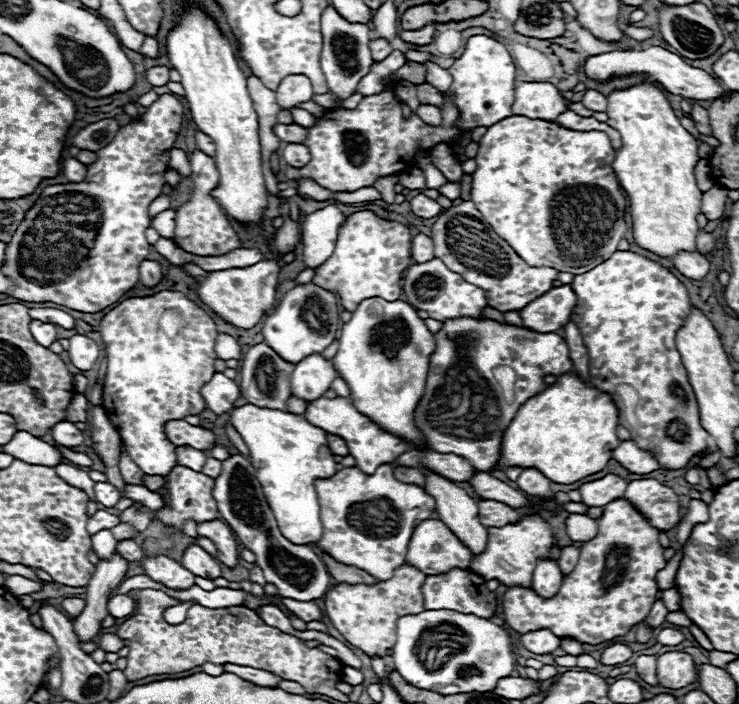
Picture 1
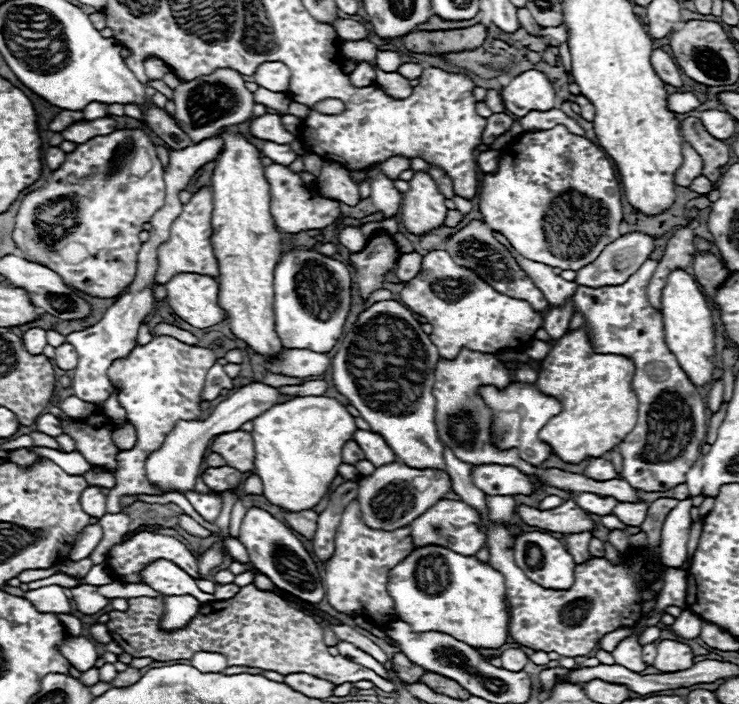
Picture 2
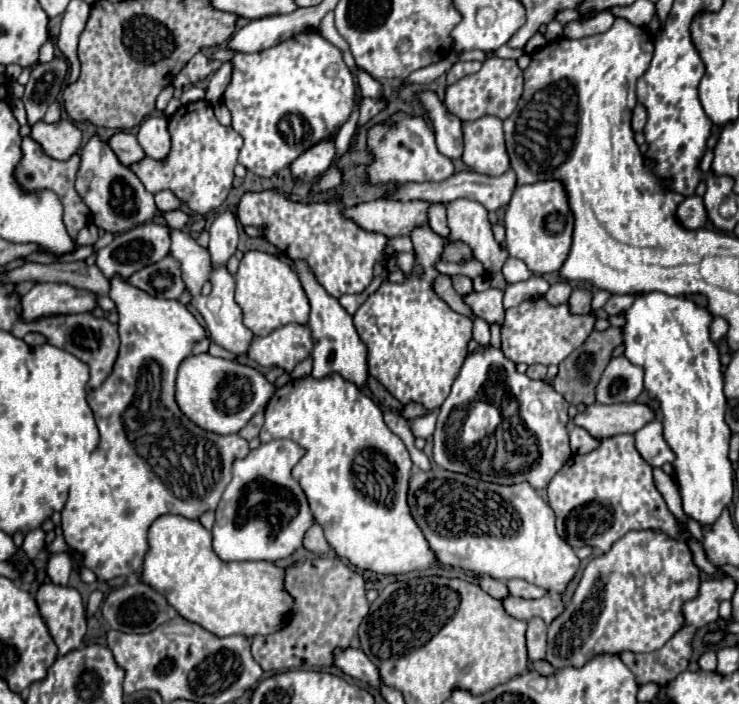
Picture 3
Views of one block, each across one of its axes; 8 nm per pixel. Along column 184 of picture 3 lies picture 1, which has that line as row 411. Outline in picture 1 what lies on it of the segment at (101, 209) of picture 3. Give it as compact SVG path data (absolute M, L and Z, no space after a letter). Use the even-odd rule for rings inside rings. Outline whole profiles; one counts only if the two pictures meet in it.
M216 372L214 378L202 388L202 396L206 398L206 406L214 414L224 414L230 412L236 398L240 398L240 386L224 374Z

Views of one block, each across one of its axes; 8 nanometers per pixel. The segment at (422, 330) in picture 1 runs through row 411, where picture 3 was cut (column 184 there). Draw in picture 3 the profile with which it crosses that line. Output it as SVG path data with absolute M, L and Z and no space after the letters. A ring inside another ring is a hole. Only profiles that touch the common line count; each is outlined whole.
M210 352L192 354L184 358L176 378L176 402L180 410L200 428L216 434L234 434L246 426L246 422L268 404L268 398L276 392L256 368L240 364L236 360L216 358Z

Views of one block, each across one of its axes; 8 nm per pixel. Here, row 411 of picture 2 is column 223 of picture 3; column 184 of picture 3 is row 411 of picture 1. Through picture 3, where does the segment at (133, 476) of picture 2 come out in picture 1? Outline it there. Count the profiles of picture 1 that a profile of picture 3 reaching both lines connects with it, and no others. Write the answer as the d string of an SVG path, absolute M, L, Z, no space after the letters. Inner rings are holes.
M158 292L146 298L128 298L110 310L100 322L100 334L106 344L108 370L102 386L104 412L118 430L126 444L126 452L132 462L144 474L166 476L176 464L176 446L168 440L164 426L168 420L182 420L186 416L198 416L206 410L206 402L200 394L202 386L216 374L214 342L218 336L214 320L188 300L182 292Z

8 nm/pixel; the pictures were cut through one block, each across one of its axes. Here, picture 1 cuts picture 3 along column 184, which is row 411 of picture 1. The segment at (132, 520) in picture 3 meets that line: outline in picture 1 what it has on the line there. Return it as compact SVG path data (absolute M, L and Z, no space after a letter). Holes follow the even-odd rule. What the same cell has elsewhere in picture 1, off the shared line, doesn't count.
M456 318L444 322L442 330L434 334L436 350L430 356L430 370L426 378L426 392L414 412L416 426L422 430L430 450L442 450L442 454L462 454L470 458L470 464L482 472L492 472L500 460L502 436L518 408L534 394L546 388L544 376L560 376L572 370L568 346L556 332L532 332L526 328L498 324L494 320ZM318 398L314 402L308 402L308 408L306 408L306 420L330 434L338 434L346 444L348 444L348 450L350 454L354 456L356 460L356 466L364 472L364 474L374 474L378 466L382 464L390 464L398 458L398 454L406 452L410 448L410 444L406 444L404 440L400 440L398 436L392 436L388 432L384 432L382 428L378 428L368 416L360 414L354 406L352 406L352 400L350 398L334 398L334 400L328 400L328 398Z

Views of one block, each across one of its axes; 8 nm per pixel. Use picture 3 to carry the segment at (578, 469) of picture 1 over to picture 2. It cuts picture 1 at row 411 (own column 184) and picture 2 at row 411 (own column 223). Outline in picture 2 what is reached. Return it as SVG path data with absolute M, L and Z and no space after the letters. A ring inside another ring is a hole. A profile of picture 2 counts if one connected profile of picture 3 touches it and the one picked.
M584 328L564 334L540 362L538 390L558 398L562 404L562 412L550 418L540 430L540 440L552 448L552 454L568 464L580 464L586 458L602 458L616 448L636 424L638 400L632 390L632 376L634 362L624 356L596 354Z

